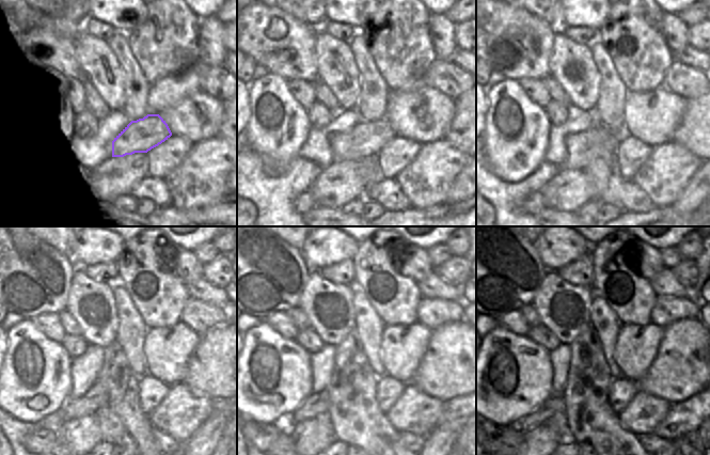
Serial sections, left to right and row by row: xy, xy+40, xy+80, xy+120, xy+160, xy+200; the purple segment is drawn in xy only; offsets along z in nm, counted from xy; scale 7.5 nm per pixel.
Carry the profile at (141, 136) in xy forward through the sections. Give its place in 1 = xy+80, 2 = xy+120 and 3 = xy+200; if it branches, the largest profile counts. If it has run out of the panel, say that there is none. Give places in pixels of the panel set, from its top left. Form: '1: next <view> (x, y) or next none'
1: next xy+80 (579, 155)
2: next xy+120 (97, 396)
3: next xy+200 (556, 402)

